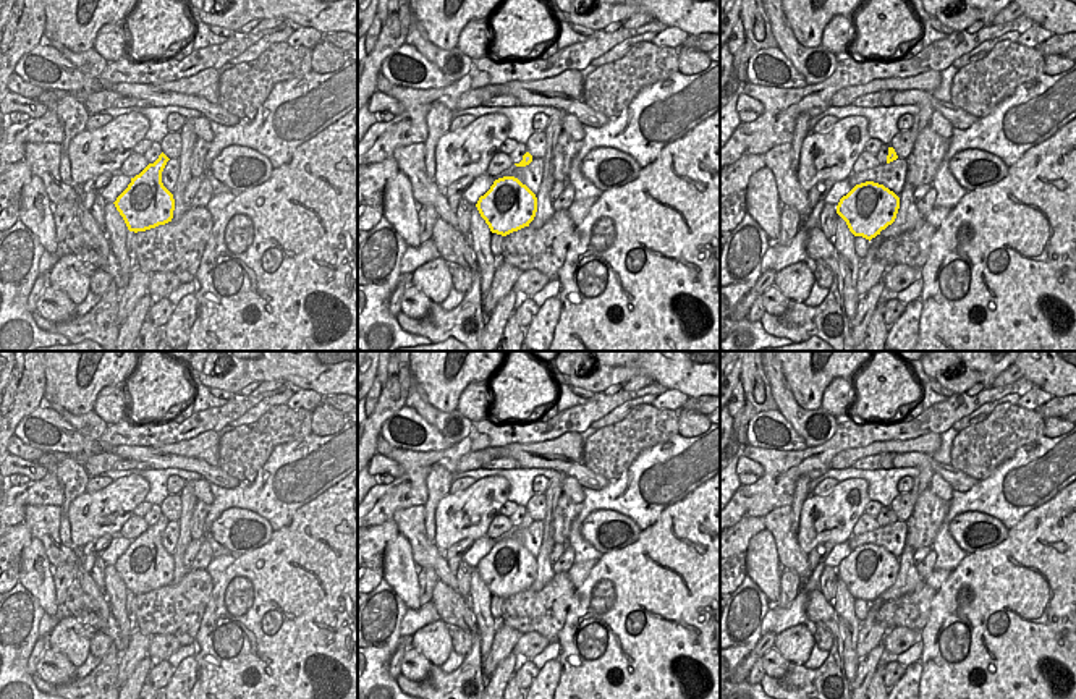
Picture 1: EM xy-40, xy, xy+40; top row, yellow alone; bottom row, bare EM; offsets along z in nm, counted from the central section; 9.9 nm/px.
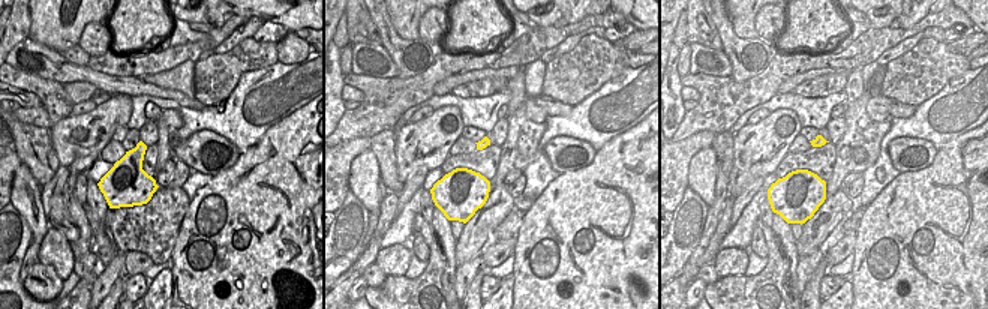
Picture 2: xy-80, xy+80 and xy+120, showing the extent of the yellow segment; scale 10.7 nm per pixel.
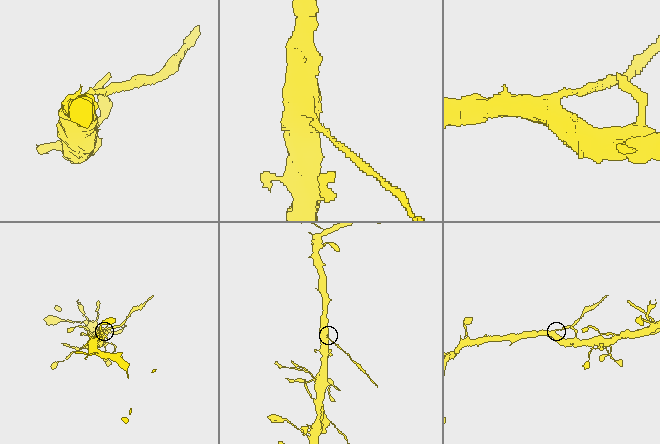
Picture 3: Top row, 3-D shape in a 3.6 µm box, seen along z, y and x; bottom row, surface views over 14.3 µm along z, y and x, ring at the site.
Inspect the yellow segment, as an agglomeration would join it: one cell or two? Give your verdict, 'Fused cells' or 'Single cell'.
Fused cells.

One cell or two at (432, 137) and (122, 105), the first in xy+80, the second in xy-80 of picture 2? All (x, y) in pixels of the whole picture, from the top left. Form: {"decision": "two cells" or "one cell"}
{"decision": "one cell"}

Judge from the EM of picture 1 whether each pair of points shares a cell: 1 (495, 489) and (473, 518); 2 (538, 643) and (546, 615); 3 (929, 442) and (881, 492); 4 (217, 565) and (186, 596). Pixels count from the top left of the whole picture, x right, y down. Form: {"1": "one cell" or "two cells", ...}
{"1": "one cell", "2": "two cells", "3": "two cells", "4": "two cells"}

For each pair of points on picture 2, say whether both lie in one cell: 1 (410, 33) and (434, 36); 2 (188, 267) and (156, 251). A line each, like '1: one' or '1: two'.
1: two
2: two

